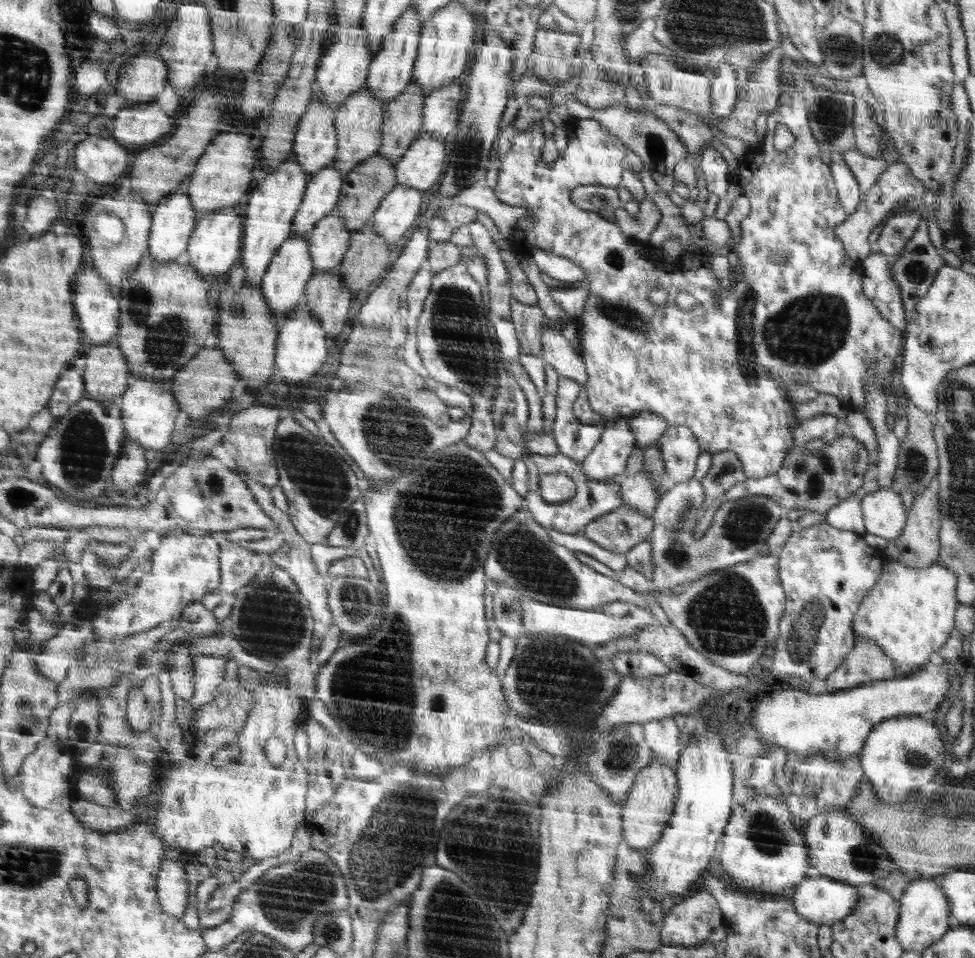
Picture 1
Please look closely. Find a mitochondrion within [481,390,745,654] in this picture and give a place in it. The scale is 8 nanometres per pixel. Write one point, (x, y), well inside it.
(531, 568)

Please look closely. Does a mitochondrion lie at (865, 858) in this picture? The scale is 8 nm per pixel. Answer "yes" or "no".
yes

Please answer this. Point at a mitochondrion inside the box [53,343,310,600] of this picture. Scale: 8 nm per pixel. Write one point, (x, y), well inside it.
(83, 448)

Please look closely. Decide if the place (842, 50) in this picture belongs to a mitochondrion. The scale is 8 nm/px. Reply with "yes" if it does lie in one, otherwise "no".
yes

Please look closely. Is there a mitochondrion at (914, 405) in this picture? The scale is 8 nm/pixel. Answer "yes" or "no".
no

